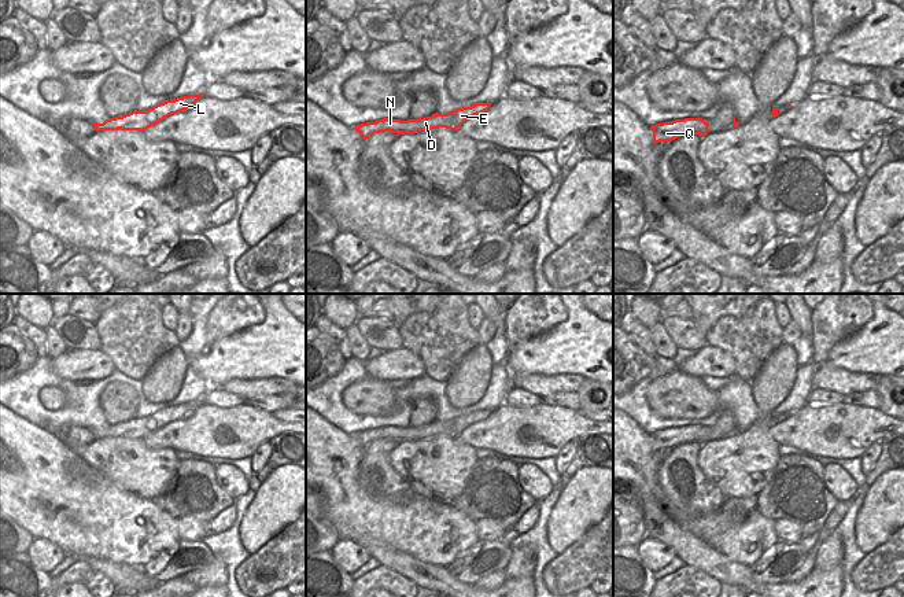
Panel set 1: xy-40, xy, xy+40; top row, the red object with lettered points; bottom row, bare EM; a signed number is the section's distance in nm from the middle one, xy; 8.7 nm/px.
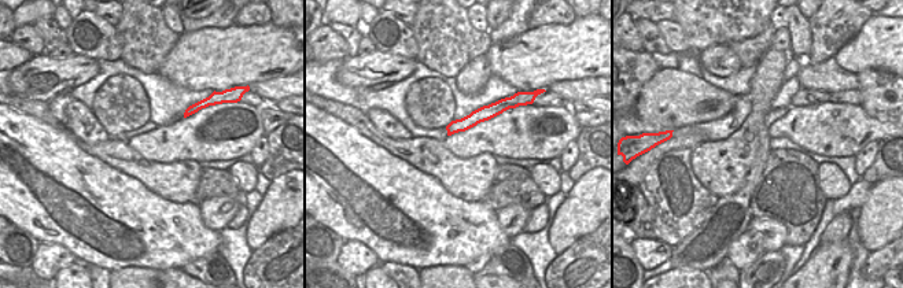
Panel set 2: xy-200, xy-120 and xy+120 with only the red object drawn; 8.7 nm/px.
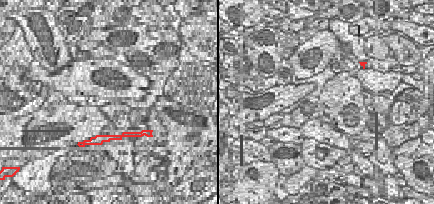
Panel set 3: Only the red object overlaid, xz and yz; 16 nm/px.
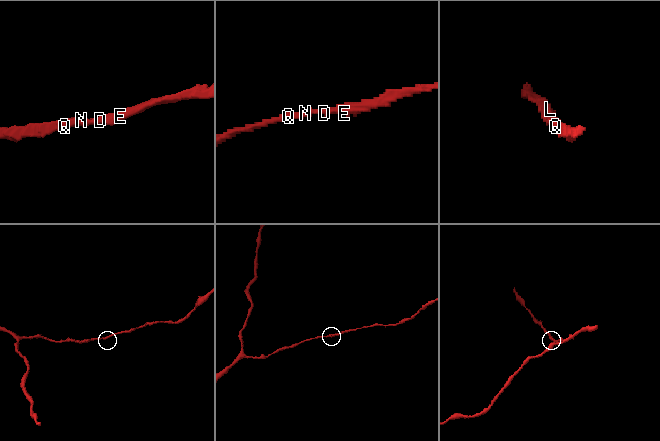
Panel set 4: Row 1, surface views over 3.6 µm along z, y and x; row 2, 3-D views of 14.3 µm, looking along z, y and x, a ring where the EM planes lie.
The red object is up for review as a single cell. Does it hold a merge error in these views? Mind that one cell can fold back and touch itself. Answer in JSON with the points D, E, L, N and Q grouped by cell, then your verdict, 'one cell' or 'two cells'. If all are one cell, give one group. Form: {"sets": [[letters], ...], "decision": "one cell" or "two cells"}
{"sets": [["D", "E", "L", "N", "Q"]], "decision": "one cell"}

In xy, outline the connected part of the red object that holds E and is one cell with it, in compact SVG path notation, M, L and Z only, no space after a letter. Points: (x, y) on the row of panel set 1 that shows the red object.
M476 103L471 107L457 108L447 114L435 113L427 118L407 119L407 121L383 118L374 122L361 124L353 129L355 129L364 140L369 139L374 133L381 133L387 130L395 133L396 136L405 133L418 133L421 130L431 130L439 128L458 130L458 128L465 121L487 111L490 106L491 103Z

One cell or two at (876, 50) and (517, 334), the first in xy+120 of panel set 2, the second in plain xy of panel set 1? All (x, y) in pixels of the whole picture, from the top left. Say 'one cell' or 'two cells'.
two cells

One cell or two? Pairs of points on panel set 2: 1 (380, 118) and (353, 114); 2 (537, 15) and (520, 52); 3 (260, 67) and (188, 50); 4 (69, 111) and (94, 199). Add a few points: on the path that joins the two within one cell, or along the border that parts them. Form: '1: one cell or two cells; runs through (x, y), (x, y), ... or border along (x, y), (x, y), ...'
1: two cells; border along (365, 114), (379, 130), (389, 136)
2: two cells; border along (563, 25), (546, 24), (529, 29)
3: one cell; runs through (242, 58), (206, 58)
4: two cells; border along (63, 128), (77, 141)

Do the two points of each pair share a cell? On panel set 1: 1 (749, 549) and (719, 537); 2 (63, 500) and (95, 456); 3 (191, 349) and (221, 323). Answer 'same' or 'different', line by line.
1: same
2: different
3: different

